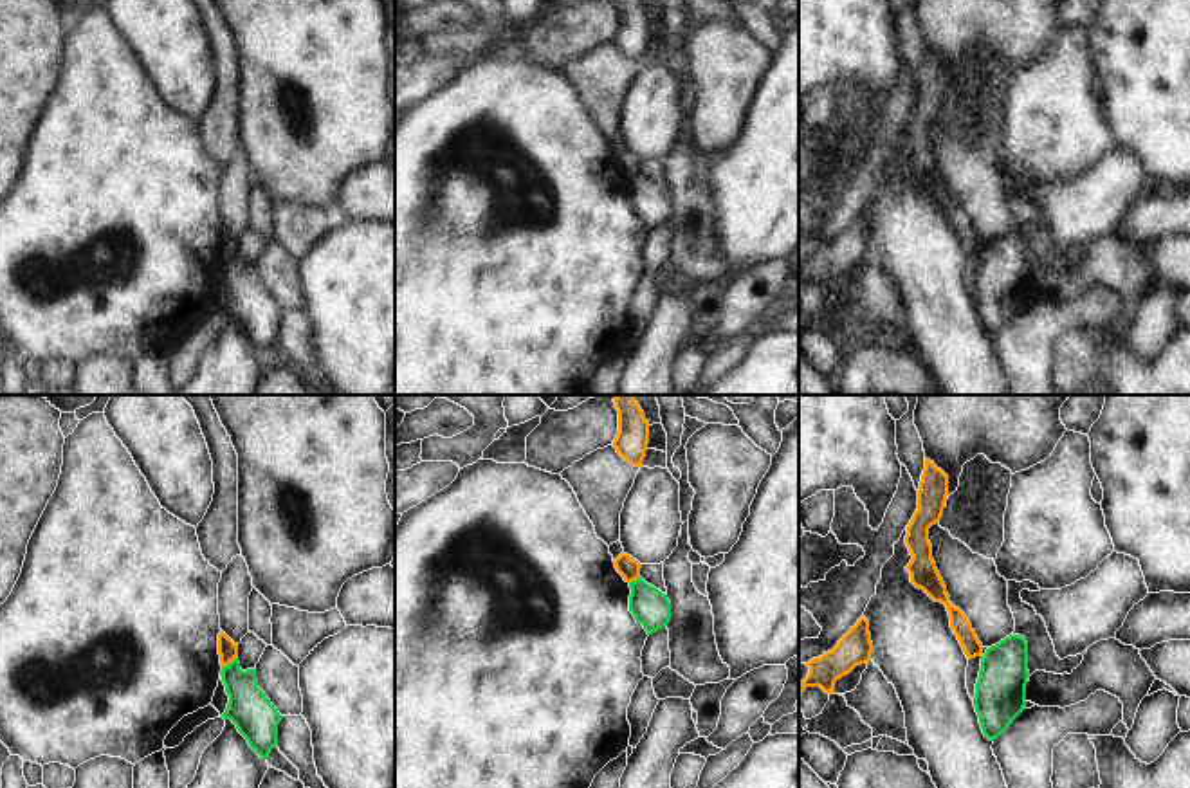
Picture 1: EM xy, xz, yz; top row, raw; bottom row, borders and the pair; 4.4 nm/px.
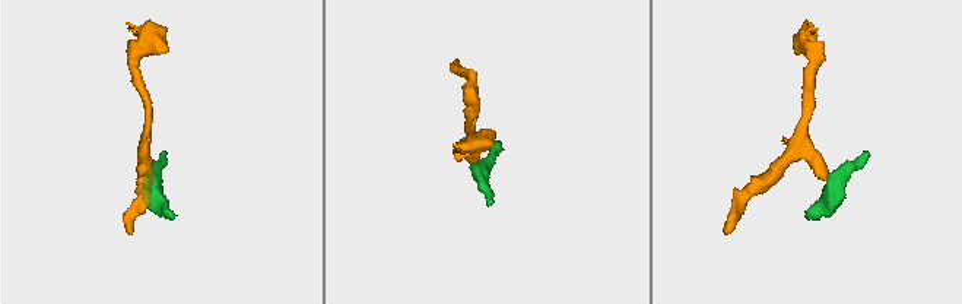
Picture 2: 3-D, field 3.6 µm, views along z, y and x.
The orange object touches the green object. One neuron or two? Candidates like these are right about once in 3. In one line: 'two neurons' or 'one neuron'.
two neurons

